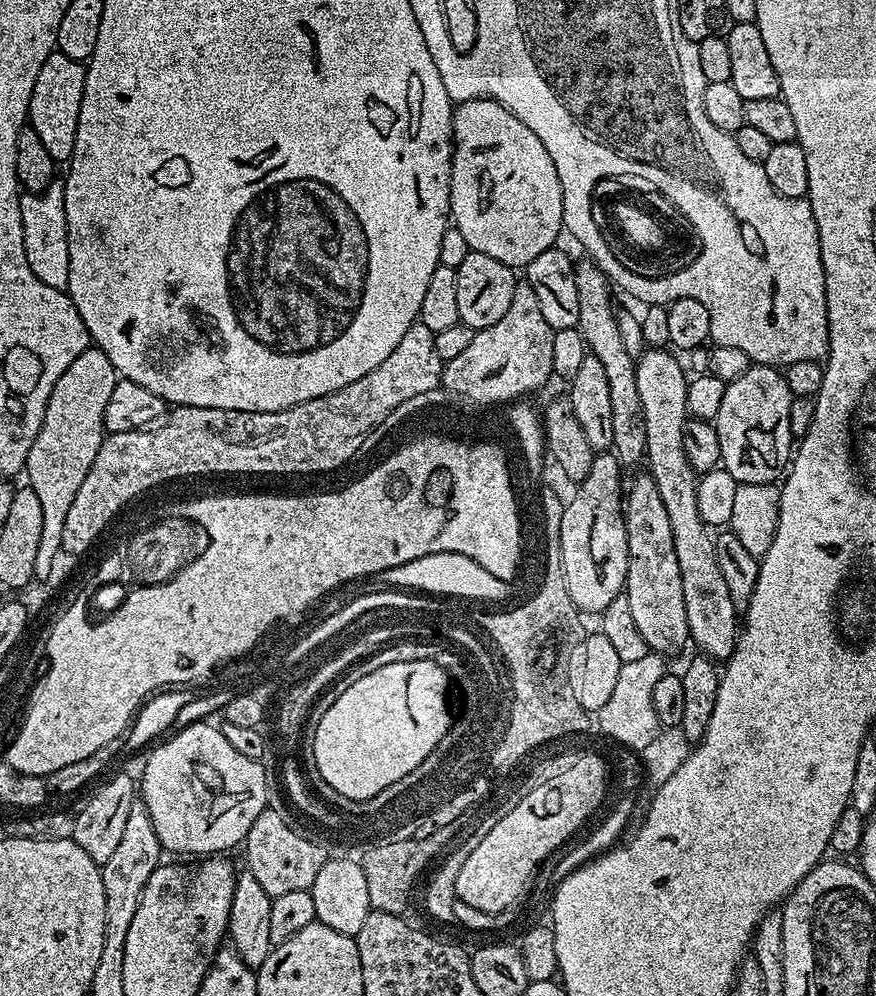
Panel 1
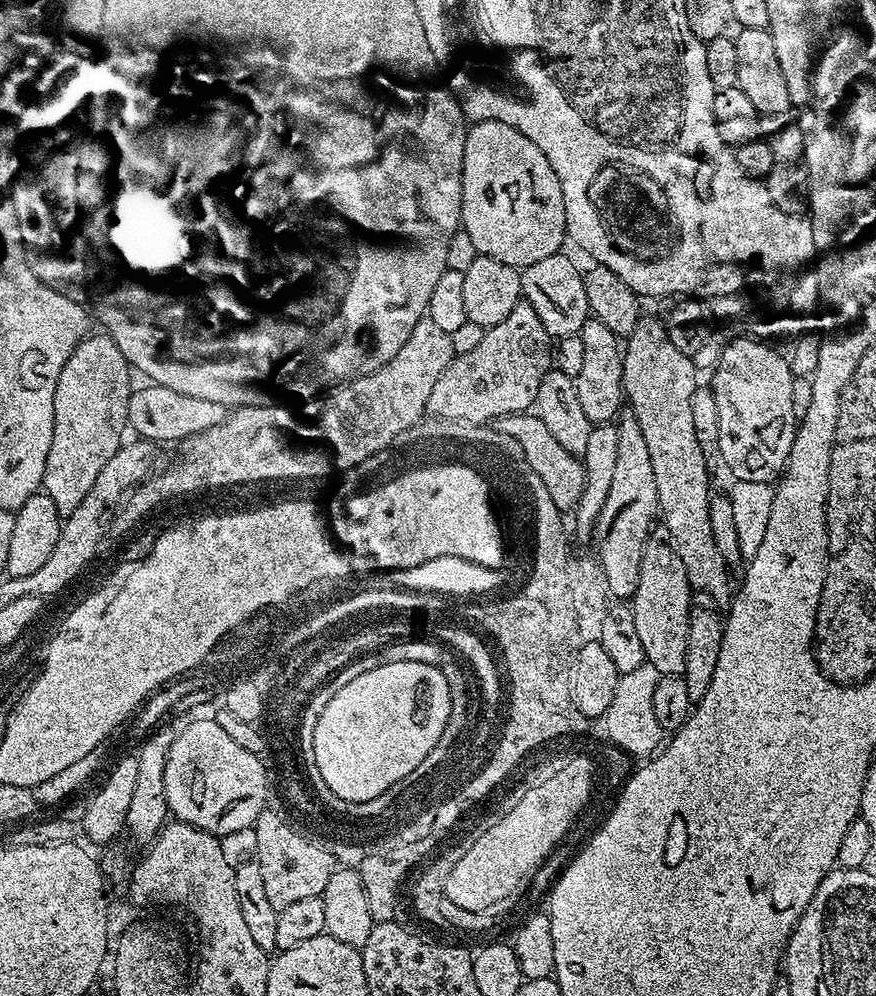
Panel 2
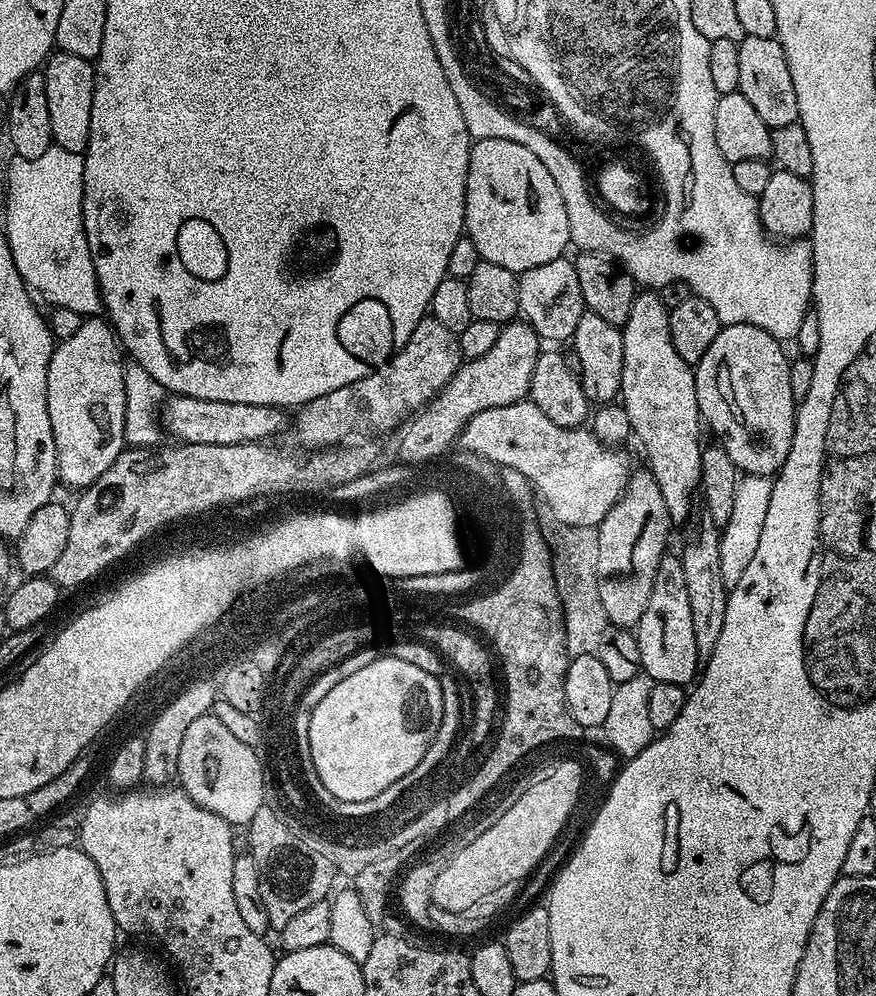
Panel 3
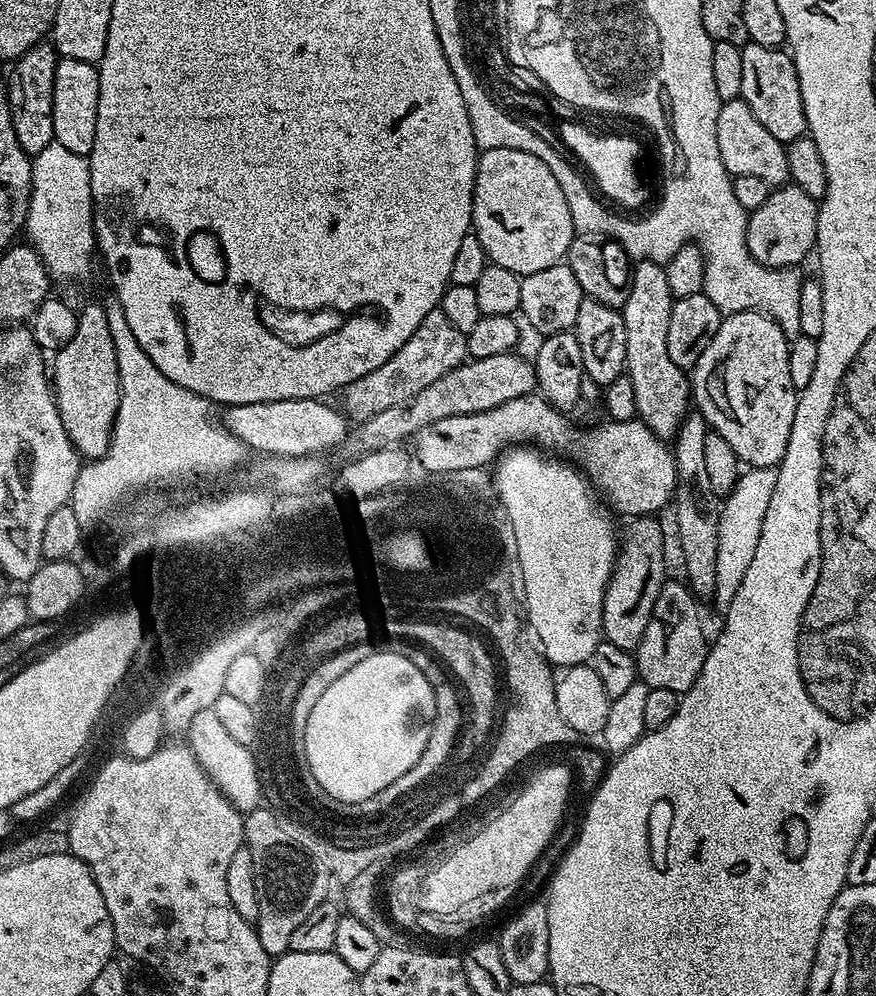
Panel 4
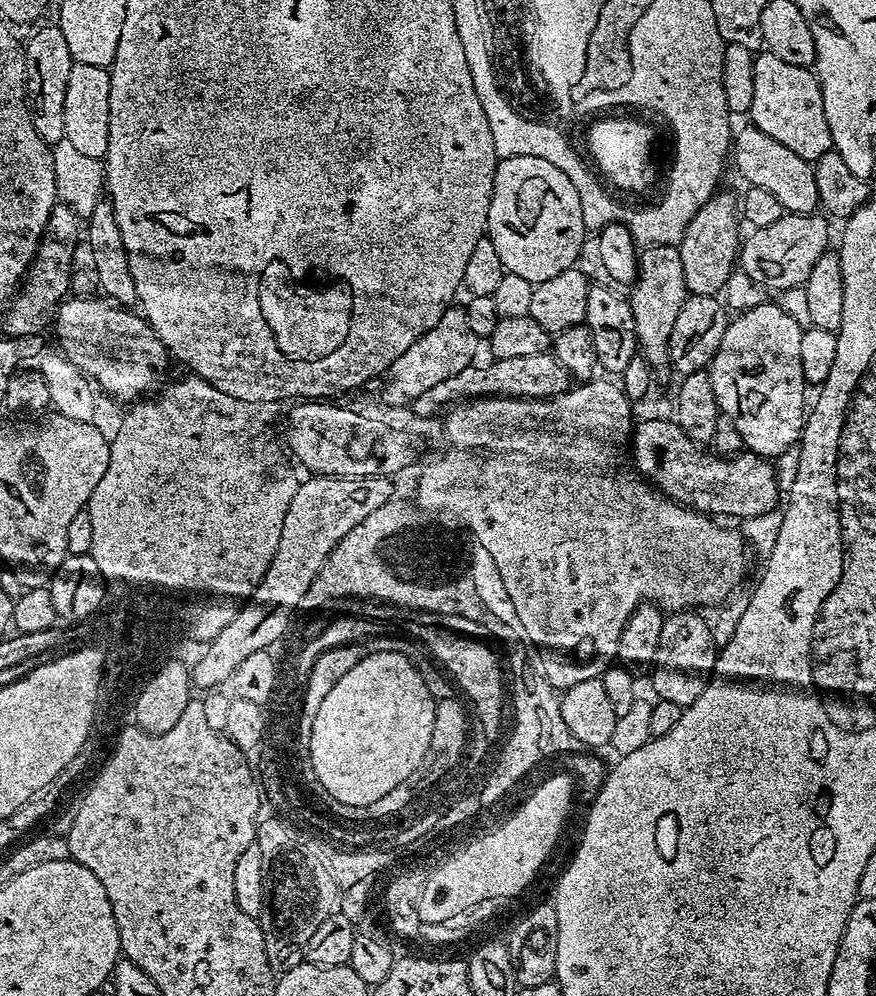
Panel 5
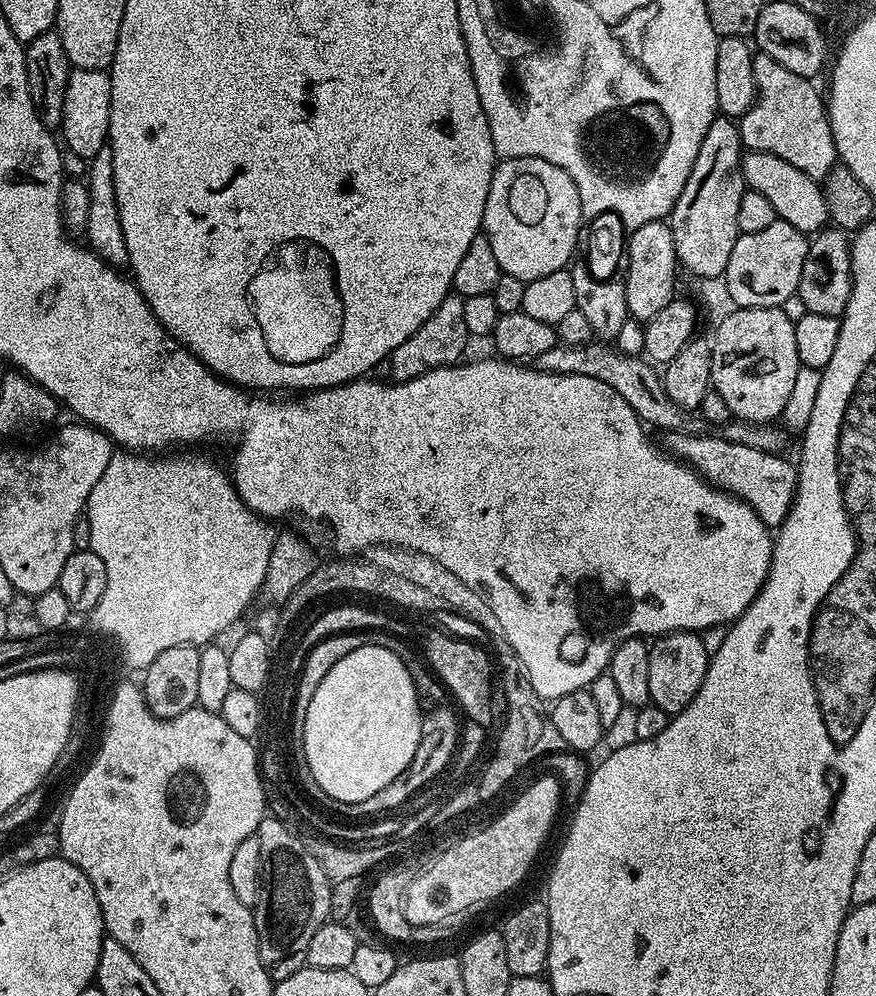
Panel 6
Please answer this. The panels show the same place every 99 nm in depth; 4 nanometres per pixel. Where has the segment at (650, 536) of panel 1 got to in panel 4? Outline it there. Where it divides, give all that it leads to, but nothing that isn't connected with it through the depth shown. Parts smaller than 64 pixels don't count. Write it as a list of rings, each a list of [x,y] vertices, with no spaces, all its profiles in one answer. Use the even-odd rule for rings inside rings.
[[[672,578],[665,579],[658,598],[654,598],[654,610],[642,642],[635,648],[636,670],[639,679],[648,688],[674,690],[678,694],[689,692],[699,678],[708,657],[709,637],[704,637],[704,624],[700,621],[697,597],[687,583],[680,584]]]

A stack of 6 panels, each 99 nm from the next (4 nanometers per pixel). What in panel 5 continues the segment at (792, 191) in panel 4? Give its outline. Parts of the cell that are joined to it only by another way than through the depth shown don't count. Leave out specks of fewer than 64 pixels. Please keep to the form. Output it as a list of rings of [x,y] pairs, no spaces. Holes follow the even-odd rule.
[[[803,212],[782,214],[768,226],[751,229],[748,237],[738,244],[739,271],[752,280],[761,289],[788,288],[795,289],[800,280],[821,257],[824,248],[824,224],[819,215]]]

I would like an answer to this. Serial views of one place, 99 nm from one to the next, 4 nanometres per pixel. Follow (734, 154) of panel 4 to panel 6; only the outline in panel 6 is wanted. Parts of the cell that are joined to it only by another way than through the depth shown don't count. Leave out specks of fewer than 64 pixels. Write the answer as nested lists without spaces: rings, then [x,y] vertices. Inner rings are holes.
[[[745,151],[740,161],[740,169],[744,175],[745,185],[751,191],[763,194],[770,201],[770,206],[774,206],[777,217],[790,222],[794,230],[805,234],[816,234],[829,223],[823,187],[812,180],[810,174],[802,174],[798,166],[790,166],[790,162],[774,154]]]

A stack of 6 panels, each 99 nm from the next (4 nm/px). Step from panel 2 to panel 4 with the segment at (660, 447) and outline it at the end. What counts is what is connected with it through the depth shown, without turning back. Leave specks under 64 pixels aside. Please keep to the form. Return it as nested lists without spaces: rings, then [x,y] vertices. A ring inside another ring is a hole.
[[[641,260],[631,269],[629,298],[622,309],[626,326],[626,375],[633,382],[636,416],[653,434],[668,442],[690,411],[690,376],[670,359],[666,351],[666,330],[674,299],[666,282],[665,265]]]

